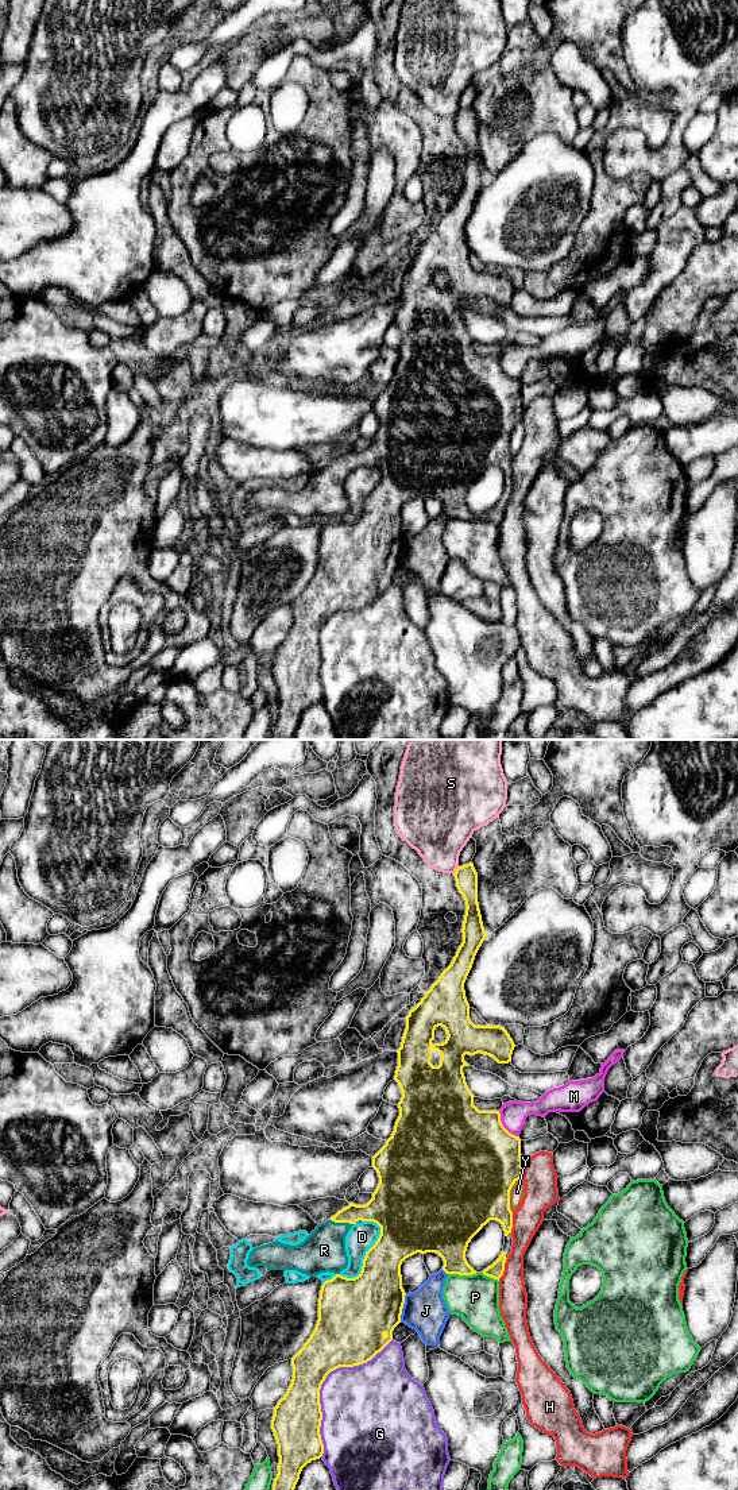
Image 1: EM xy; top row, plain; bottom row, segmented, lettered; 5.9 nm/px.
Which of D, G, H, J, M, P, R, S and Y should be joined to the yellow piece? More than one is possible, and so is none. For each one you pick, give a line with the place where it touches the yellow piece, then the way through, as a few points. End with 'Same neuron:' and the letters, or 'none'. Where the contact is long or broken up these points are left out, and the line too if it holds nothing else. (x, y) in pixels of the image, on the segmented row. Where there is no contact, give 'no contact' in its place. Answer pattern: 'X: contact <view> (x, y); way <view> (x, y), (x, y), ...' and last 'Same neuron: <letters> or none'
R: contact xy (342, 1222)
Same neuron: R

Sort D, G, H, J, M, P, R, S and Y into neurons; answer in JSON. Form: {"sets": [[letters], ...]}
{"sets": [["D"], ["G"], ["H"], ["J"], ["M"], ["P"], ["R"], ["S"], ["Y"]]}

